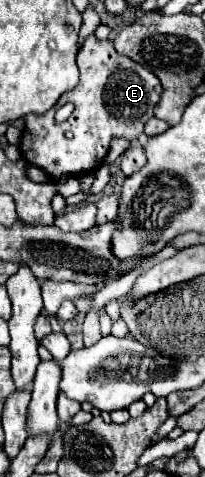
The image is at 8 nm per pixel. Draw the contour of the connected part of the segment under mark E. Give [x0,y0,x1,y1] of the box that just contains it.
[19,34,163,182]

